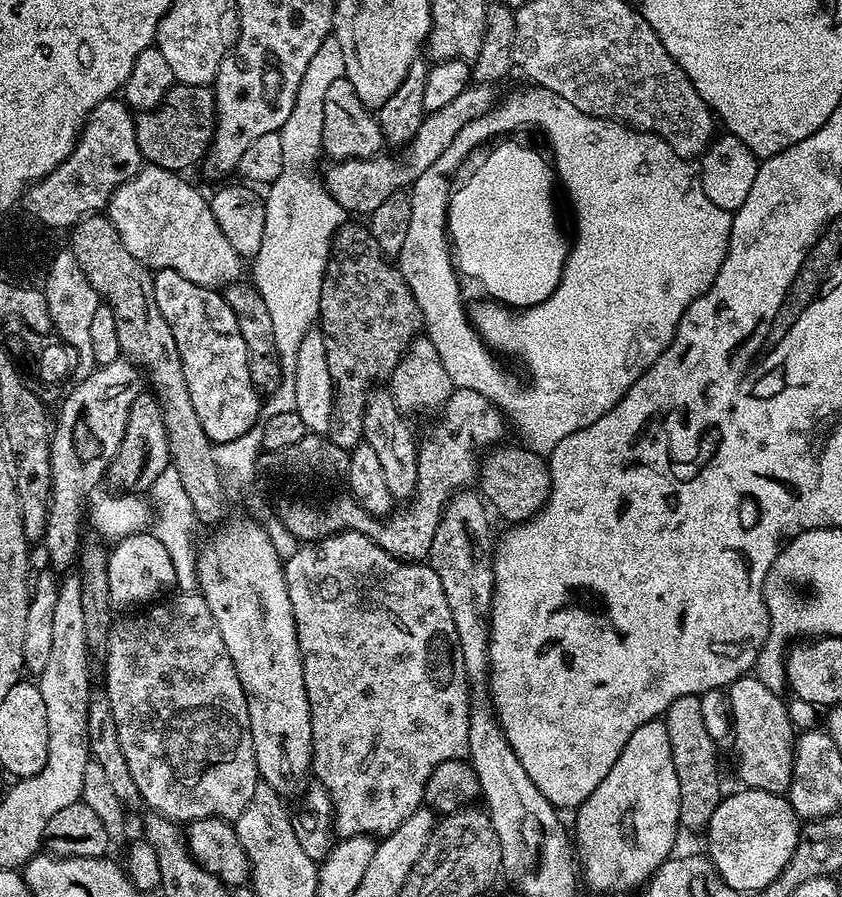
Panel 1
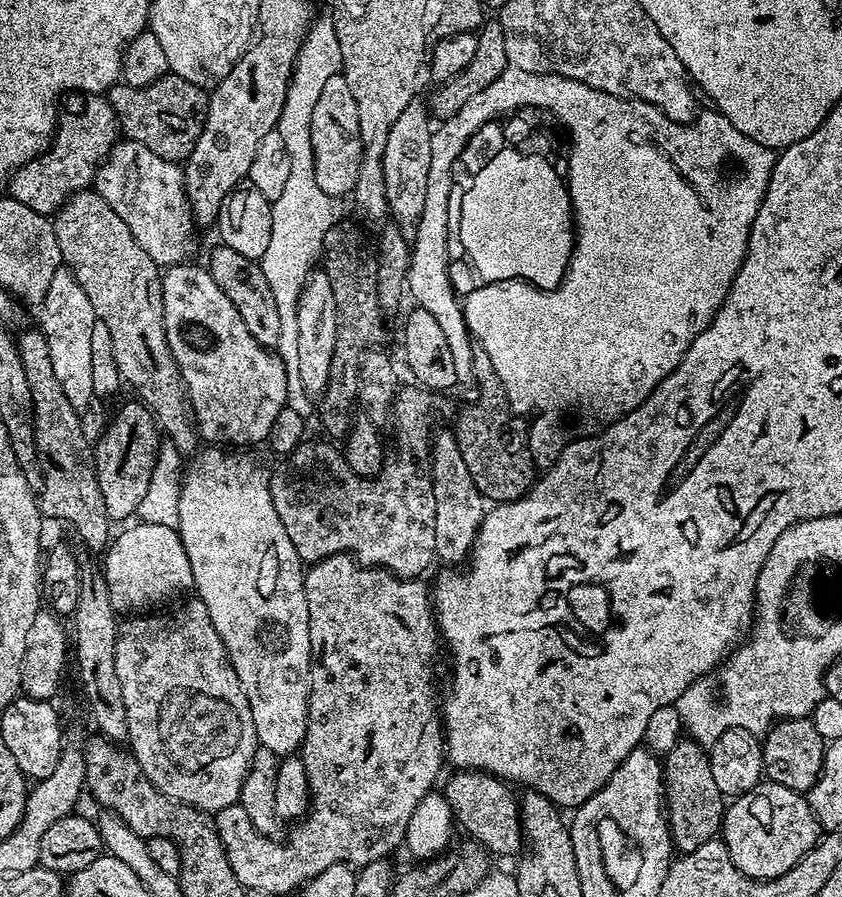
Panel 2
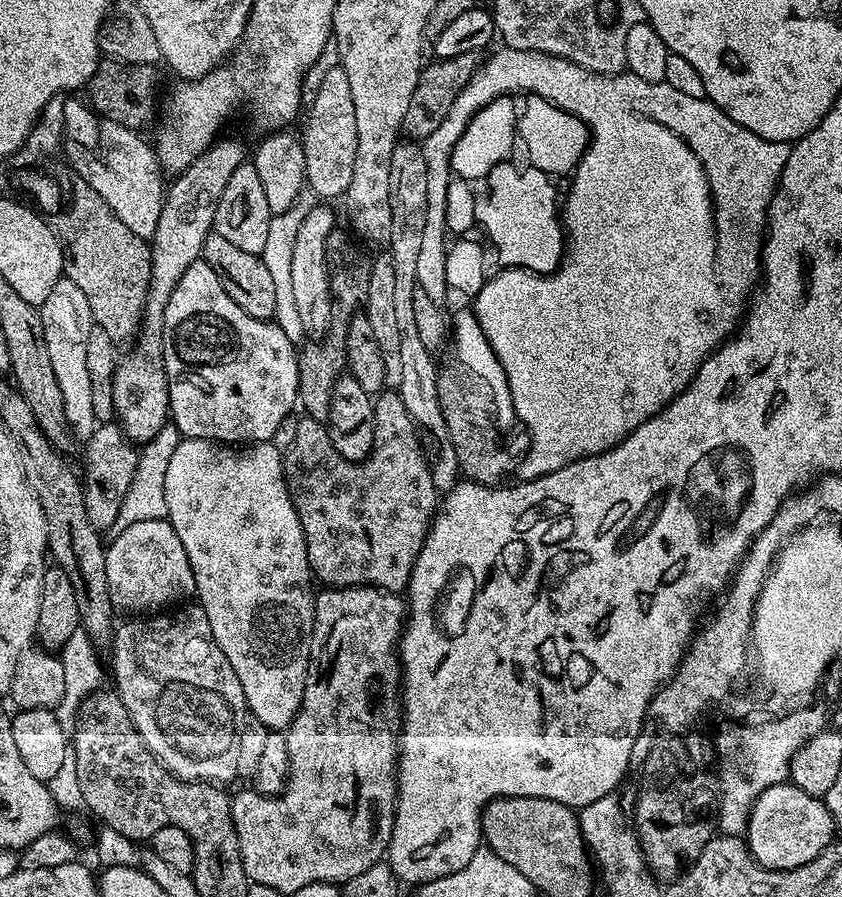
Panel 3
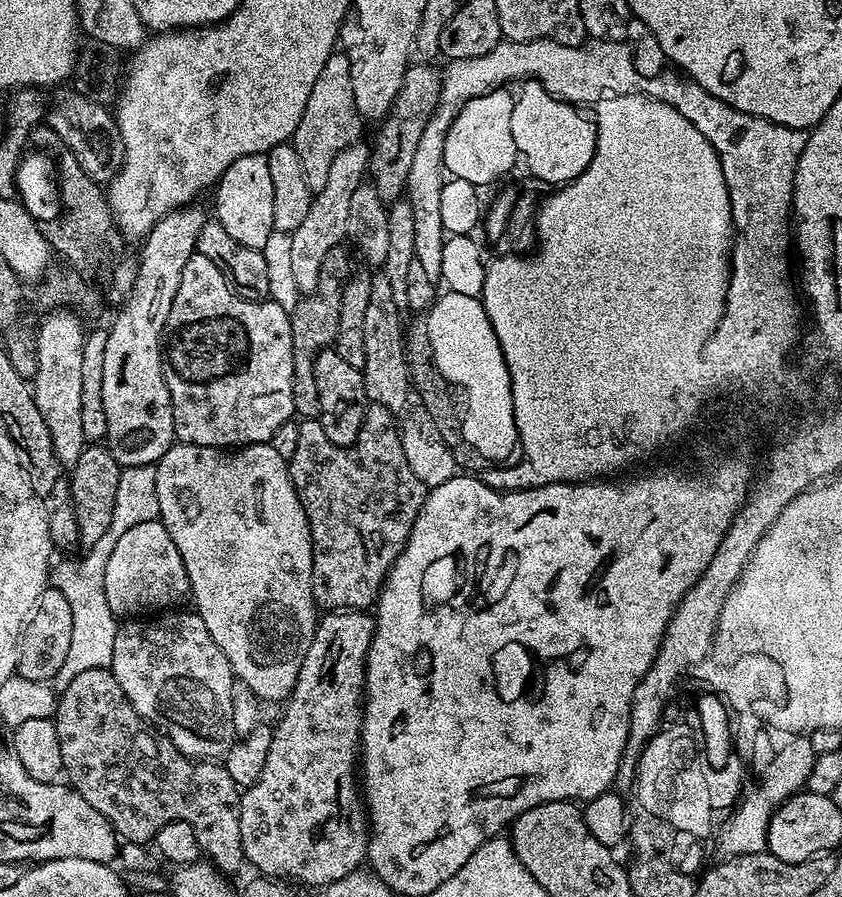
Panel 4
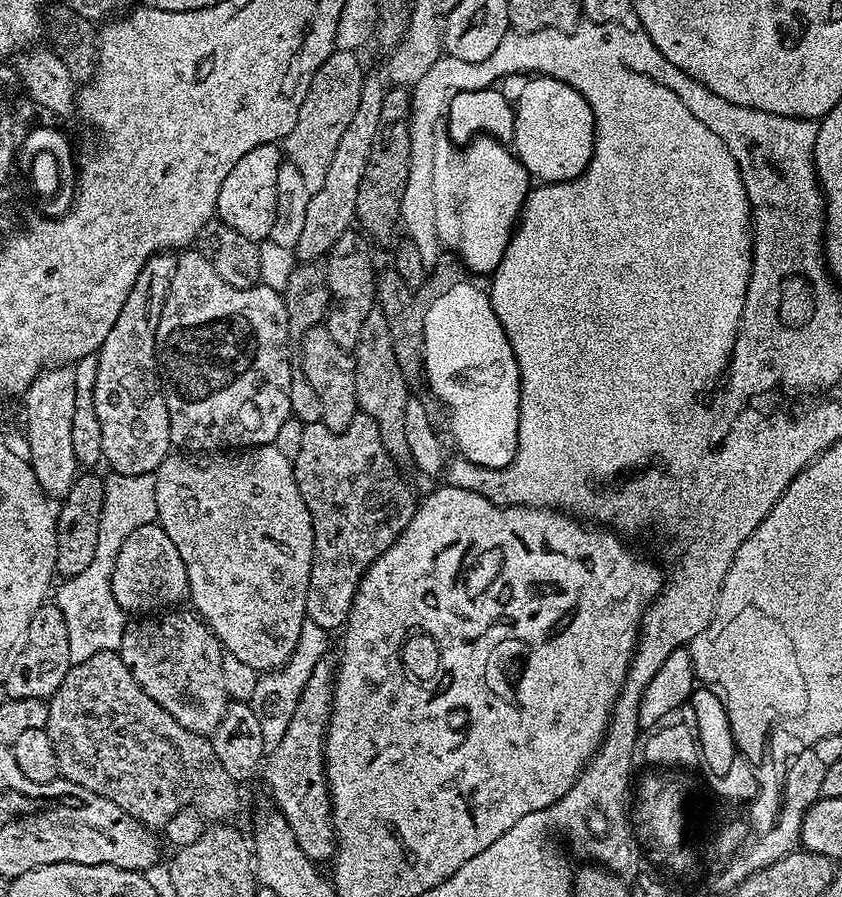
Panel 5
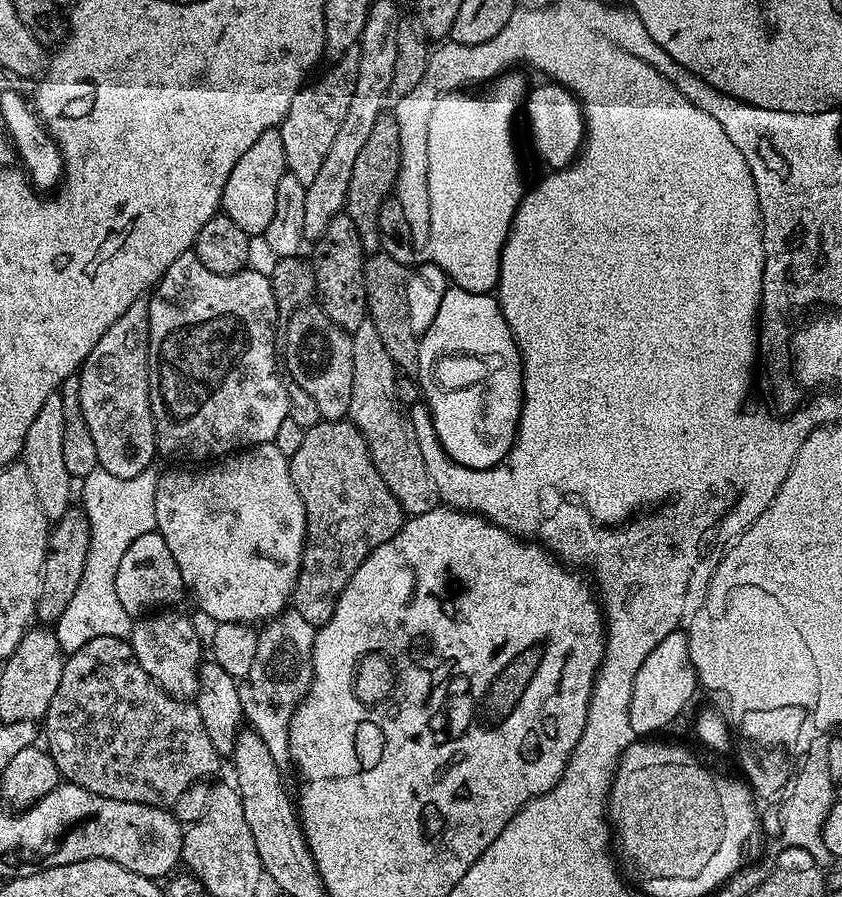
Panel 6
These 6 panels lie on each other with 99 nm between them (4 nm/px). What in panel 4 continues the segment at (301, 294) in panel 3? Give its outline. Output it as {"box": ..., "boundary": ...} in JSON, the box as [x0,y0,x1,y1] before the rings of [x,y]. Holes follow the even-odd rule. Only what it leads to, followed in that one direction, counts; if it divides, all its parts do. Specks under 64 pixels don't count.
{"box":[290,142,370,294],"boundary":[[[357,142],[346,146],[334,163],[330,165],[330,174],[326,177],[326,186],[312,197],[310,211],[306,214],[302,226],[291,232],[290,242],[292,273],[294,282],[302,294],[313,292],[318,286],[318,274],[322,270],[322,261],[326,253],[347,237],[346,221],[350,215],[350,202],[354,190],[361,188],[370,168],[370,148],[367,143]]]}

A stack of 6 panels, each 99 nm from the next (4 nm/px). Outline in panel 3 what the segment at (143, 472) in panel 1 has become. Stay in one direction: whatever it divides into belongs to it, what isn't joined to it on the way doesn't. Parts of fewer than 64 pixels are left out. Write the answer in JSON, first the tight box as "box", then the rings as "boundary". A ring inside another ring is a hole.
{"box":[82,422,138,534],"boundary":[[[104,422],[97,426],[83,448],[82,487],[86,518],[90,518],[90,526],[104,534],[112,529],[118,518],[118,510],[122,510],[122,498],[126,498],[126,490],[130,490],[130,478],[134,478],[138,452],[115,422]]]}

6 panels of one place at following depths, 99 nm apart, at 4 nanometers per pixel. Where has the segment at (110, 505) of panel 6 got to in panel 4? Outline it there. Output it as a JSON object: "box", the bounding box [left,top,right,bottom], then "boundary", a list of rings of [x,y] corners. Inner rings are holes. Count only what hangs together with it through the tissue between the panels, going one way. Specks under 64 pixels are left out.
{"box":[50,464,159,690],"boundary":[[[151,464],[121,468],[118,478],[118,495],[114,497],[114,514],[110,518],[110,526],[98,542],[83,554],[84,561],[80,568],[53,567],[50,572],[51,587],[62,590],[66,602],[70,602],[70,614],[74,614],[74,630],[70,634],[70,650],[66,654],[66,662],[62,662],[62,670],[58,670],[54,681],[55,687],[62,690],[82,674],[82,670],[98,670],[111,668],[114,658],[114,638],[118,627],[118,617],[110,610],[110,602],[106,602],[104,579],[106,578],[106,561],[114,550],[118,538],[126,534],[126,530],[138,526],[141,522],[159,520],[158,482],[156,469]]]}

